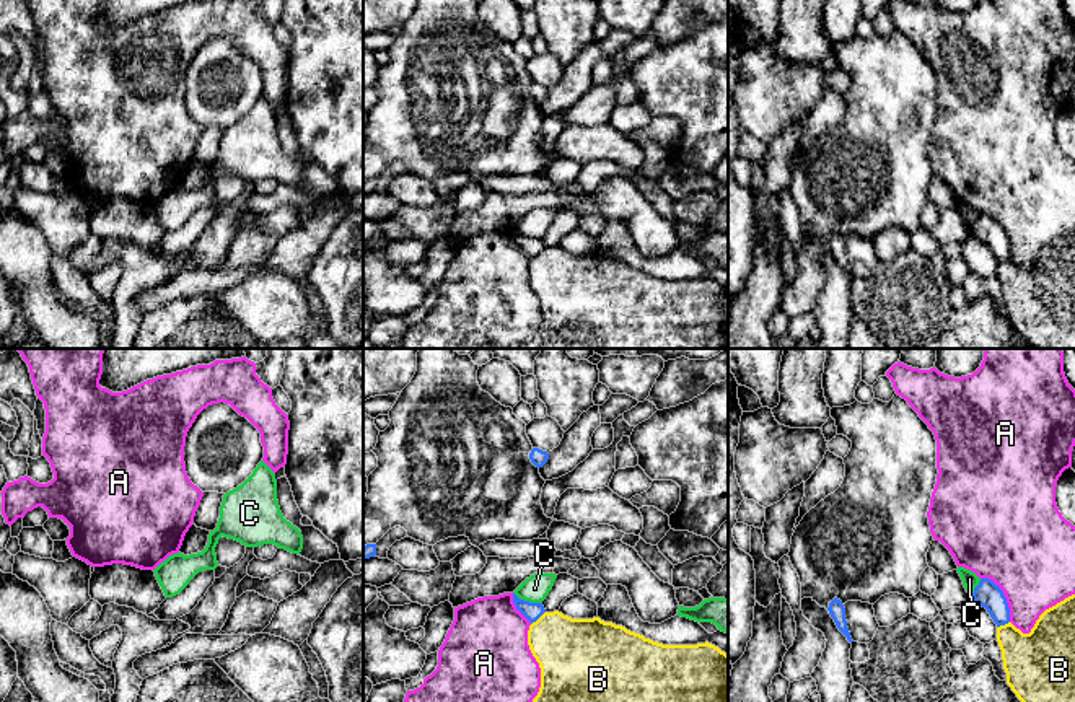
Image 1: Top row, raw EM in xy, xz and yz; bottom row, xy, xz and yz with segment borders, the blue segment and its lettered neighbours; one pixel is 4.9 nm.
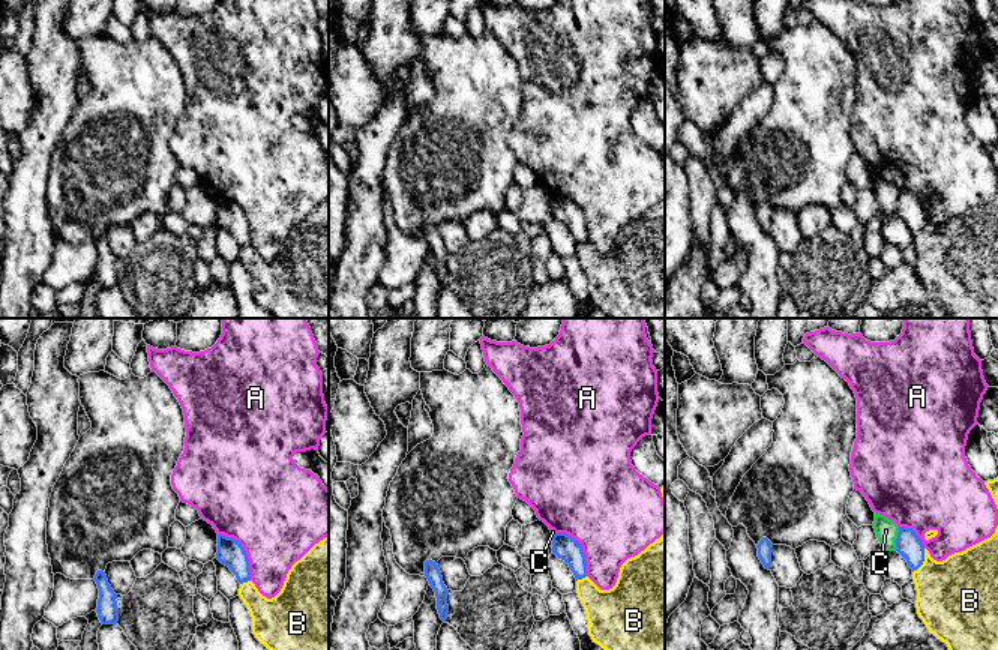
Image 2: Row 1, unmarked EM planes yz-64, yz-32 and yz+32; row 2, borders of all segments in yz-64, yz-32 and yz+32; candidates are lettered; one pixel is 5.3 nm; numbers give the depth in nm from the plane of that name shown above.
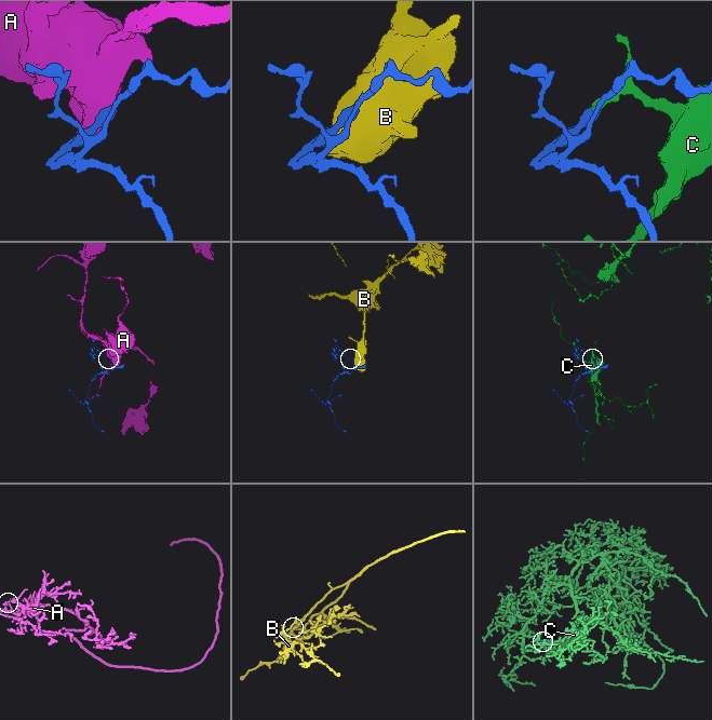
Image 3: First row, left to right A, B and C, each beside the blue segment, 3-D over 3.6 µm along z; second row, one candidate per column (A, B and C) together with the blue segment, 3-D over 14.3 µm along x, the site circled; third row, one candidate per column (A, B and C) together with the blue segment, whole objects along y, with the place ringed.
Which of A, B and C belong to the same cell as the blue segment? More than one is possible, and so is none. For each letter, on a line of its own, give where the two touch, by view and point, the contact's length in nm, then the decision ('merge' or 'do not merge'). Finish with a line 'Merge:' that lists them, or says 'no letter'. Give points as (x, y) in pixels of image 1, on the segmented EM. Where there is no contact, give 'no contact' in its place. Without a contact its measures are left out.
A: contact yz (1004, 595); length 260 nm; do not merge
B: contact xz (538, 618); length 100 nm; do not merge
C: contact xz (528, 601); length 150 nm; do not merge
Merge: no letter

